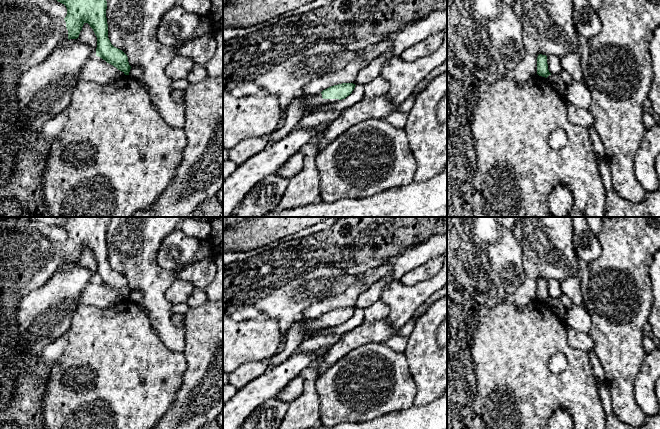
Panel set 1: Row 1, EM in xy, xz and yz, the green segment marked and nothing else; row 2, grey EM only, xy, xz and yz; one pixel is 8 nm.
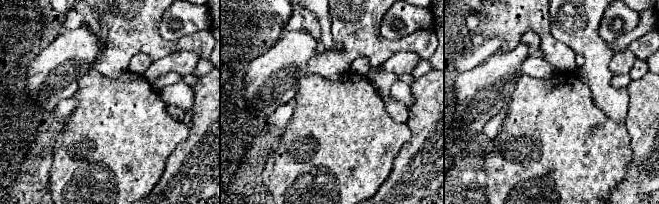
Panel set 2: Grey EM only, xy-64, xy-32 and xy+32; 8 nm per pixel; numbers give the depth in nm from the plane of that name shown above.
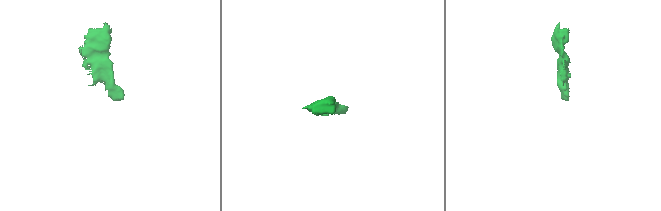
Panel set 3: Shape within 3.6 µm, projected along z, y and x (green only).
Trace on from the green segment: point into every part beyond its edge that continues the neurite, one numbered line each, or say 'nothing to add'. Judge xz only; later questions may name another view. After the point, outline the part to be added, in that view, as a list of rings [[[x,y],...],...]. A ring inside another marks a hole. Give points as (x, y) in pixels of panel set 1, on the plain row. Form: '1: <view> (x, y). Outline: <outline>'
1: xz (318, 324). Outline: [[[319,317],[315,322],[314,322],[314,327],[317,329],[322,329],[326,327],[336,327],[339,326],[339,323],[323,323],[322,318]]]

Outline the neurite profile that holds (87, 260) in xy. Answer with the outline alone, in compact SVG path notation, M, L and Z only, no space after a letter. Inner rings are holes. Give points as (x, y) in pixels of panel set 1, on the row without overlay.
M84 247L78 264L83 268L88 269L92 276L96 276L97 261L88 247Z

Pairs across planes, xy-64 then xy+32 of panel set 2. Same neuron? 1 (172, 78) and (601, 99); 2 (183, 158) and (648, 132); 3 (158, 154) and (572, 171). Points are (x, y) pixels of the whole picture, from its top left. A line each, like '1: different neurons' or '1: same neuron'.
1: same neuron
2: same neuron
3: same neuron

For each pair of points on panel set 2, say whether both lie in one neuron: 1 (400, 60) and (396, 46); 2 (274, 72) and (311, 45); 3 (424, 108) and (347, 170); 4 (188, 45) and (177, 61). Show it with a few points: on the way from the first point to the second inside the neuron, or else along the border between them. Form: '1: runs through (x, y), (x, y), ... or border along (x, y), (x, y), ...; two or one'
1: border along (421, 58), (413, 52), (396, 51), (380, 67); two
2: runs through (283, 63), (299, 47), (302, 47); one
3: border along (406, 123), (410, 132), (410, 138), (402, 146); two
4: border along (176, 50), (194, 51), (201, 58); two

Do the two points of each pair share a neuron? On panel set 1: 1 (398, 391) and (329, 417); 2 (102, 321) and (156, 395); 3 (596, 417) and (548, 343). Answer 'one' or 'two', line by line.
1: one
2: one
3: one

